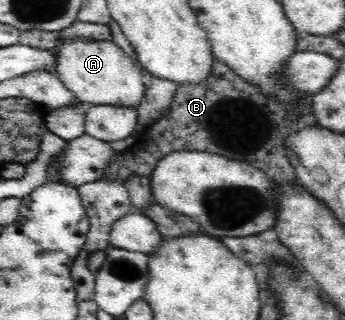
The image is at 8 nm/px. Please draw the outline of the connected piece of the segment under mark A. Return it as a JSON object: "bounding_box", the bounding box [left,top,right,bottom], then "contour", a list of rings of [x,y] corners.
{"bounding_box":[55,39,146,109],"contour":[[[72,39],[57,44],[55,48],[55,74],[76,100],[91,106],[131,106],[135,109],[143,102],[146,93],[142,75],[129,55],[111,41]]]}

